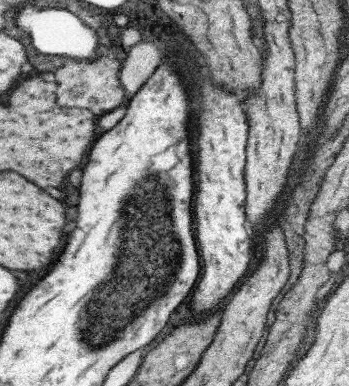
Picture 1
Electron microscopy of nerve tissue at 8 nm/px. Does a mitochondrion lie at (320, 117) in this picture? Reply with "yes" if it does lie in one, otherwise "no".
no

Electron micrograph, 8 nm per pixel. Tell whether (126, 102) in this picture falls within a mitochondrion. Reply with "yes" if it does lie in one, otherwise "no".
no

